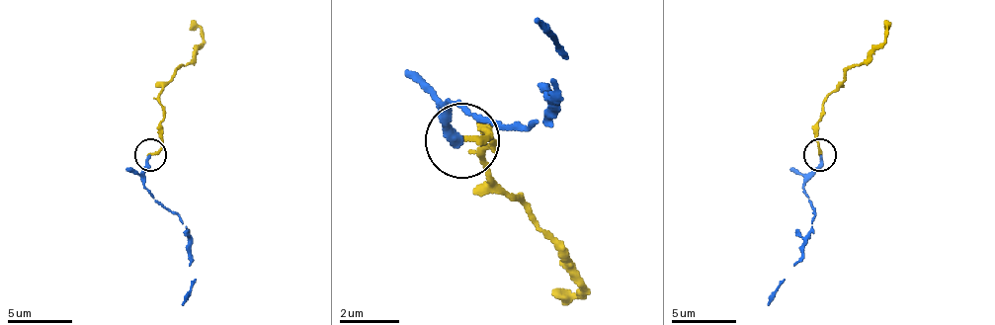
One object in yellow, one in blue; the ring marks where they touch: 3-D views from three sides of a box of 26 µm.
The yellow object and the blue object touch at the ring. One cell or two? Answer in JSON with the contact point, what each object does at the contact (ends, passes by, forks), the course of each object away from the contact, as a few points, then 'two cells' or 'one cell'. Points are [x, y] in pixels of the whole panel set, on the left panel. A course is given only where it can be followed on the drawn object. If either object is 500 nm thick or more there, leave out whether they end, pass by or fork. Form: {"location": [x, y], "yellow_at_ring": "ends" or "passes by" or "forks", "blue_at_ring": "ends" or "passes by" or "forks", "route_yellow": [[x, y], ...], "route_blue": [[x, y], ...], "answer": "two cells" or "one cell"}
{"location": [150, 154], "yellow_at_ring": "ends", "blue_at_ring": "ends", "route_yellow": [[149, 155], [162, 145], [162, 104], [159, 94], [202, 42], [202, 30], [188, 30]], "route_blue": [[149, 155], [143, 188], [179, 216], [188, 243], [195, 284], [182, 304]], "answer": "one cell"}

